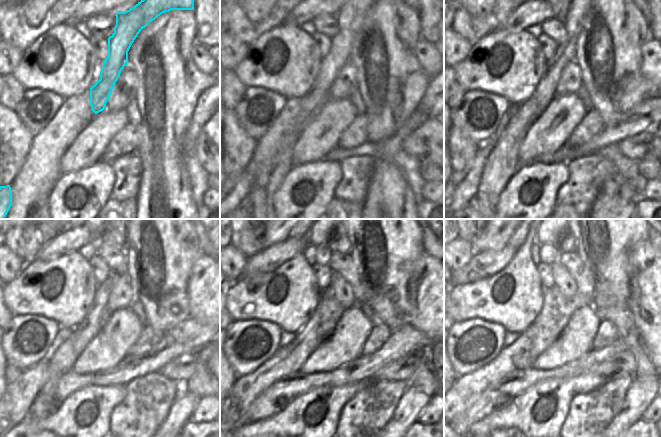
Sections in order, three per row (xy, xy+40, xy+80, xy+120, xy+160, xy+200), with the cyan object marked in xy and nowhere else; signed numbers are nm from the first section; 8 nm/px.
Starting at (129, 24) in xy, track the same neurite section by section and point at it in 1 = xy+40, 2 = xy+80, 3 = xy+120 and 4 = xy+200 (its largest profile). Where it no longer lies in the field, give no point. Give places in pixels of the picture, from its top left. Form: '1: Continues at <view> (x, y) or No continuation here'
1: Continues at xy+40 (350, 17)
2: Continues at xy+80 (464, 184)
3: Continues at xy+120 (16, 401)
4: Continues at xy+200 (516, 356).

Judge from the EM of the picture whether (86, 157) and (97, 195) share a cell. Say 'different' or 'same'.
different

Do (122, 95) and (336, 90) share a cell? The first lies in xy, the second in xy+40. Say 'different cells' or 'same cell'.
same cell

